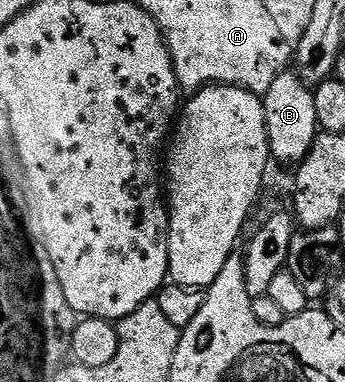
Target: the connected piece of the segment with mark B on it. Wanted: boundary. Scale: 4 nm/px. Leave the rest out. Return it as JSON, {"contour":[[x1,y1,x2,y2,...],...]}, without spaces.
{"contour":[[286,69,275,77,271,89,263,93,265,124,269,138,269,153,274,160,296,165,302,163,317,139,319,126,315,113,314,88,298,75,296,70]]}

